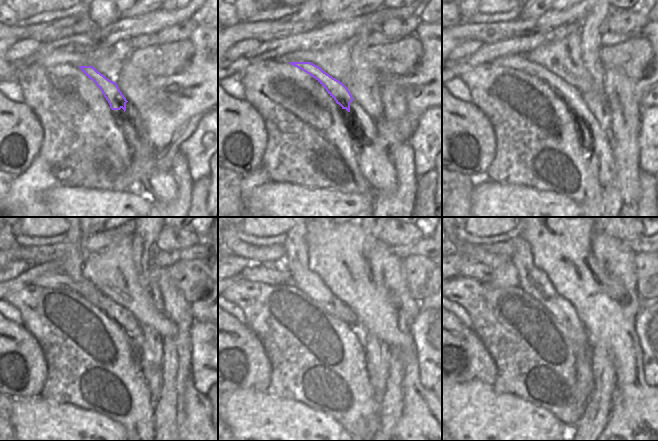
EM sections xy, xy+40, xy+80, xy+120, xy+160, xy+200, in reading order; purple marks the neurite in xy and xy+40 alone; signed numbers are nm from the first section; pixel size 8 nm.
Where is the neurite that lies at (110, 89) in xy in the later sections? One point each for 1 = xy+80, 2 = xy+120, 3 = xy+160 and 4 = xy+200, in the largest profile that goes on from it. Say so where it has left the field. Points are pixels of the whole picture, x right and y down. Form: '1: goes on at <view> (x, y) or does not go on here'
1: goes on at xy+80 (567, 92)
2: goes on at xy+120 (120, 315)
3: goes on at xy+160 (271, 274)
4: goes on at xy+200 (471, 269)

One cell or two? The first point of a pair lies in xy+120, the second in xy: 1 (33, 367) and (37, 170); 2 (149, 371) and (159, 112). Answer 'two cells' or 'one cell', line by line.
1: two cells
2: two cells

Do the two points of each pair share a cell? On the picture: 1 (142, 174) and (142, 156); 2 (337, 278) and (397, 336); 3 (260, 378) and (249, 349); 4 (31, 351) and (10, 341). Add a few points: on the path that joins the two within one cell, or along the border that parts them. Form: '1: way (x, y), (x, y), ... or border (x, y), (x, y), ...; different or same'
1: way (142, 170), (142, 160); same
2: way (352, 291), (382, 321); same
3: way (253, 371), (250, 368), (249, 356); same
4: way (26, 351), (20, 351), (15, 346); same

